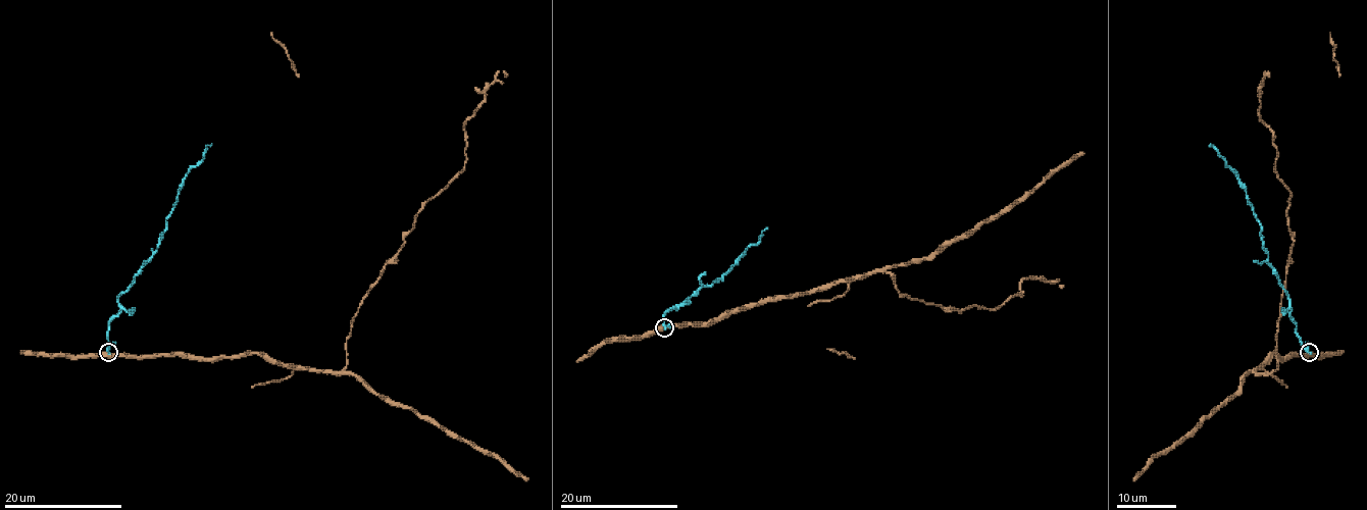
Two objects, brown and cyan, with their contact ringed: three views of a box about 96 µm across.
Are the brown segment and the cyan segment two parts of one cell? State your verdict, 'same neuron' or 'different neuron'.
different neuron

